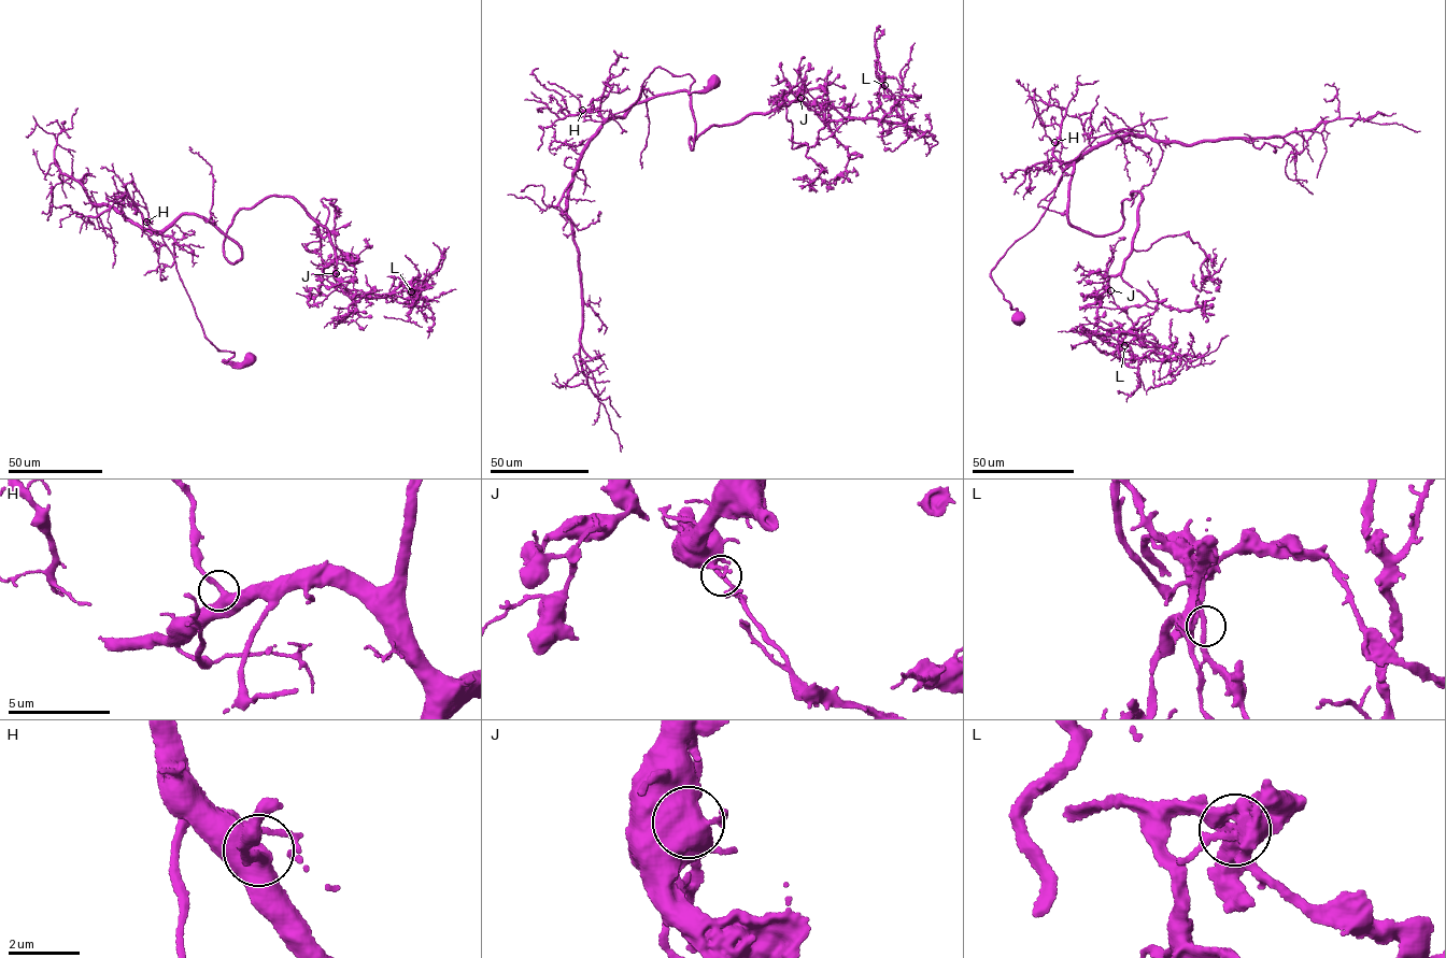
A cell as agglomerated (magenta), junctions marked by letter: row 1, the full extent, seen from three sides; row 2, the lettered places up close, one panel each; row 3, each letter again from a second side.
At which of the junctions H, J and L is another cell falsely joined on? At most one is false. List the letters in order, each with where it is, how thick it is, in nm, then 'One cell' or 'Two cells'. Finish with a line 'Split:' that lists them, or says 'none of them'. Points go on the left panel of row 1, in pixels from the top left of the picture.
H: Place: (146, 222). Thickness 420 nm. One cell
J: Place: (336, 273). Thickness 180 nm. Two cells
L: Place: (411, 291). Thickness 220 nm. One cell
Split: J

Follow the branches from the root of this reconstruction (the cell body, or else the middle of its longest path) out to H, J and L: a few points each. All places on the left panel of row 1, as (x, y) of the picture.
H: (250, 360), (225, 361), (235, 353), (221, 351), (207, 339), (173, 255), (160, 234), (146, 222)
J: (250, 360), (207, 339), (162, 233), (204, 217), (234, 263), (234, 216), (287, 196), (336, 273)
L: (250, 360), (204, 335), (161, 236), (183, 214), (234, 263), (234, 216), (287, 196), (338, 285), (411, 291)

